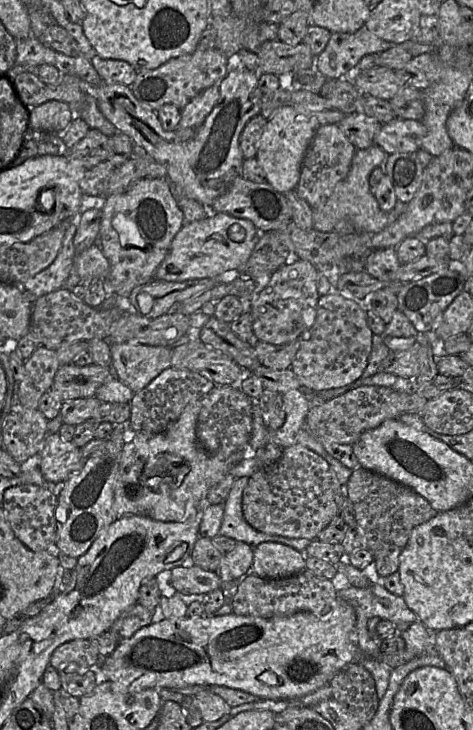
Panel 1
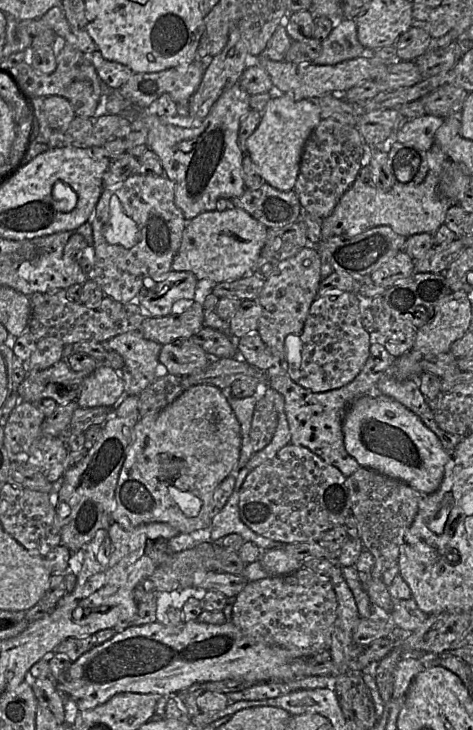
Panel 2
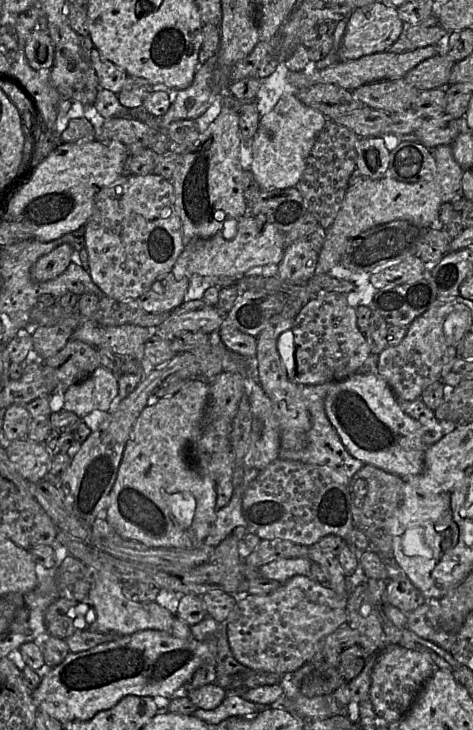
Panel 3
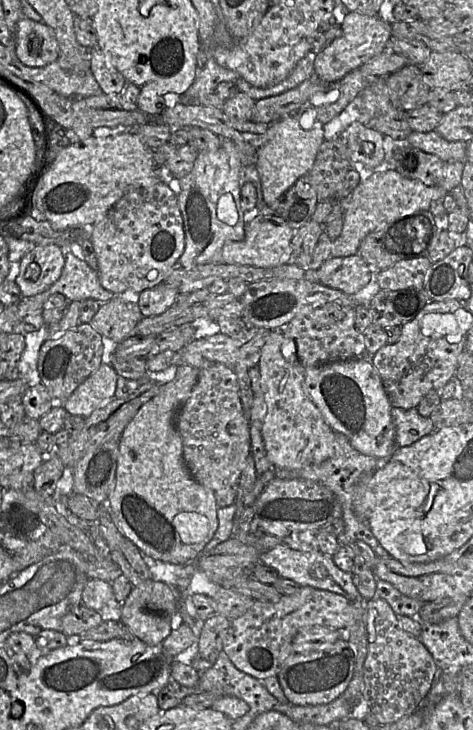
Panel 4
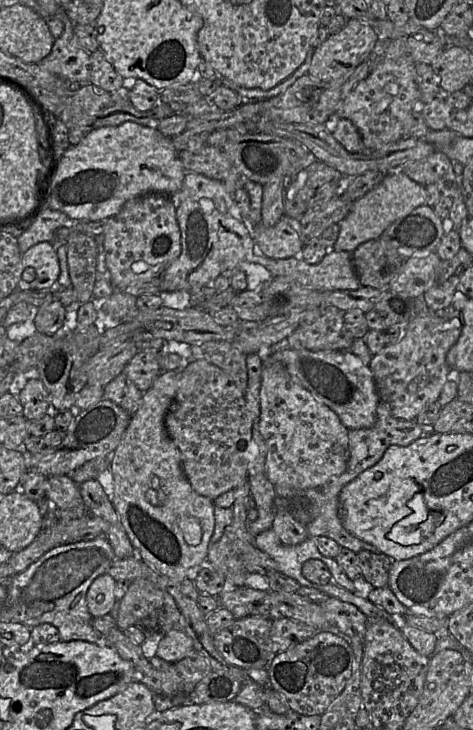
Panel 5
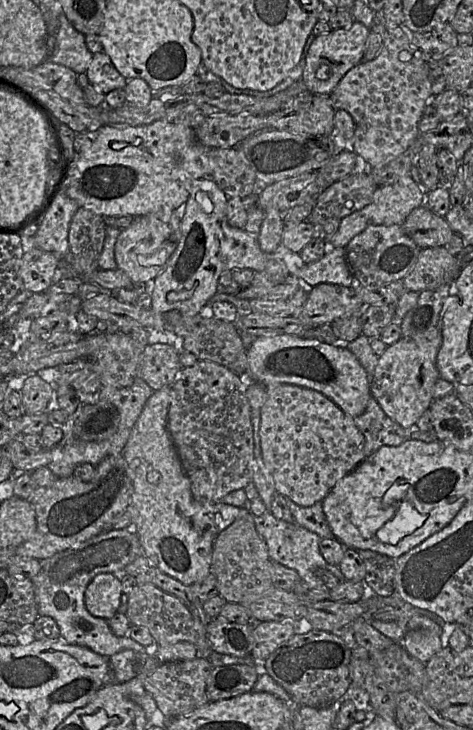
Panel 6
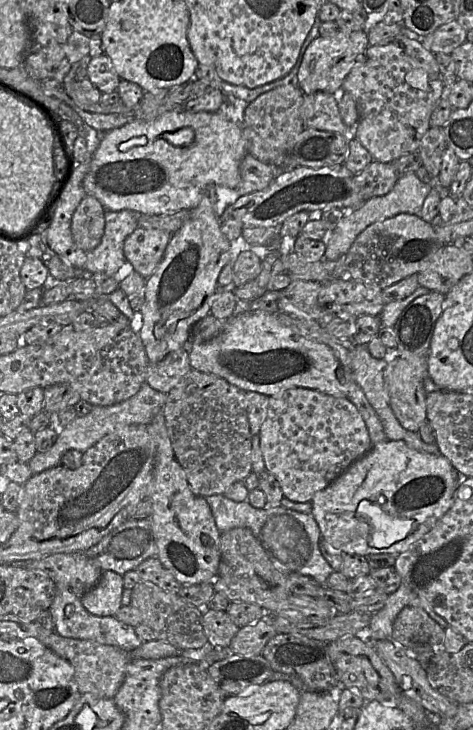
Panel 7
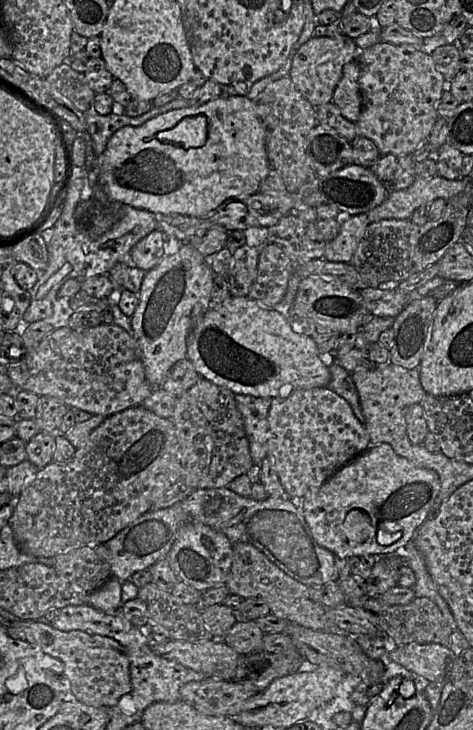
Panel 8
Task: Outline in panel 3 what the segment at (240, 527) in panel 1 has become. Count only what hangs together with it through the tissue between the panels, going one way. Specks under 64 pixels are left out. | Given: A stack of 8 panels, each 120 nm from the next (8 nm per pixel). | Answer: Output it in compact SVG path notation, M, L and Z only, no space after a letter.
M252 468L246 471L242 484L236 487L230 502L216 513L216 519L204 543L209 546L217 546L226 539L238 526L244 526L247 533L253 533L244 518L242 502L248 486L257 478L261 470Z

